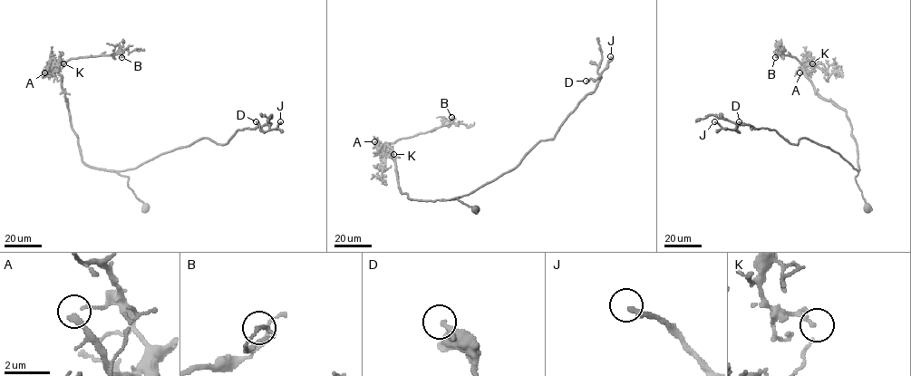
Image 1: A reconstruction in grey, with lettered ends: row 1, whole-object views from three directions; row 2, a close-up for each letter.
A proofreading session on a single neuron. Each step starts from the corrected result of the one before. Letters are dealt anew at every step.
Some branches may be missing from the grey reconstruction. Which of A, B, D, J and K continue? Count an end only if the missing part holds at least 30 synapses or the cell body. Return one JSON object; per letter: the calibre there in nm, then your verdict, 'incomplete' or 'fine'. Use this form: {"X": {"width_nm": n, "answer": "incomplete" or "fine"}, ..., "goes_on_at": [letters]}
{"A": {"width_nm": 200, "answer": "incomplete"}, "B": {"width_nm": 110, "answer": "fine"}, "D": {"width_nm": 320, "answer": "fine"}, "J": {"width_nm": 220, "answer": "incomplete"}, "K": {"width_nm": 100, "answer": "fine"}, "goes_on_at": ["A", "J"]}

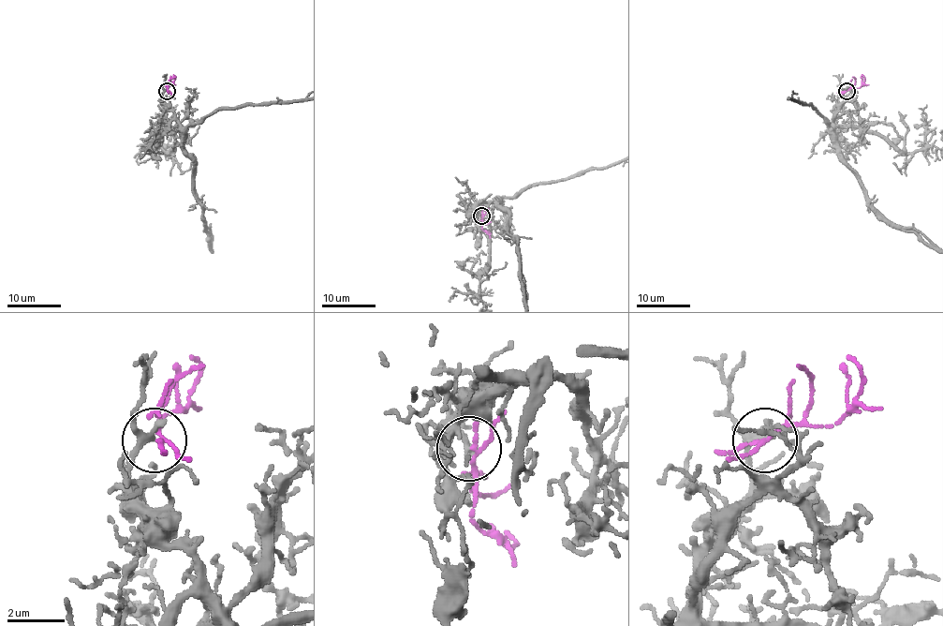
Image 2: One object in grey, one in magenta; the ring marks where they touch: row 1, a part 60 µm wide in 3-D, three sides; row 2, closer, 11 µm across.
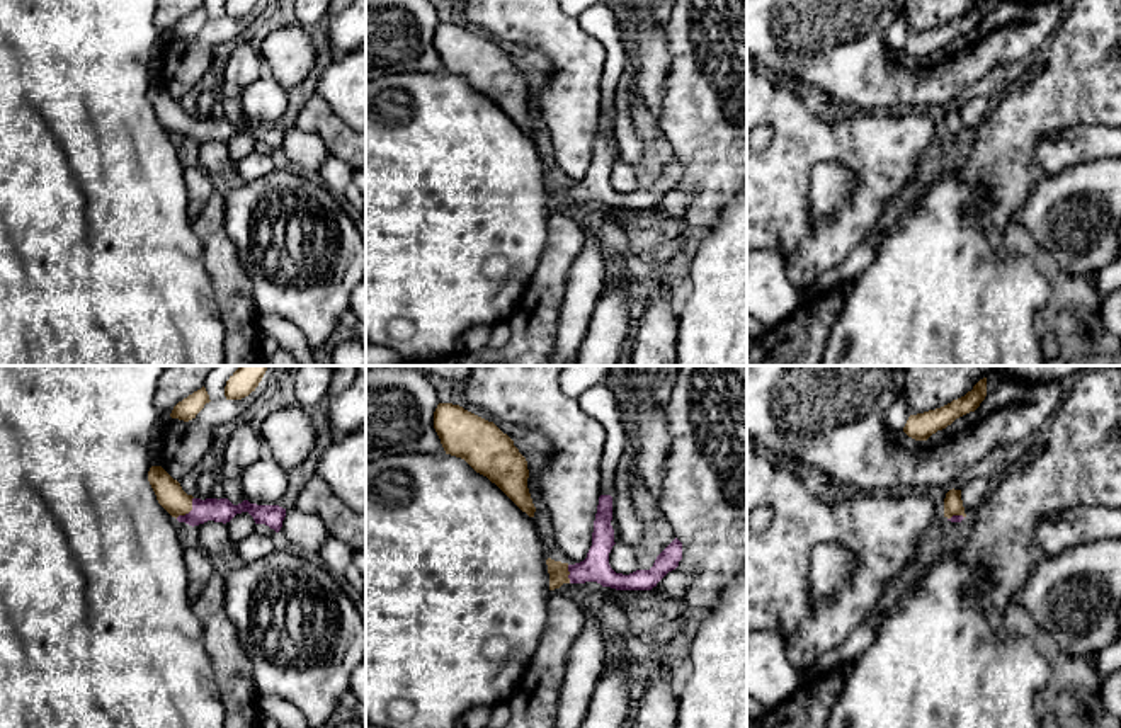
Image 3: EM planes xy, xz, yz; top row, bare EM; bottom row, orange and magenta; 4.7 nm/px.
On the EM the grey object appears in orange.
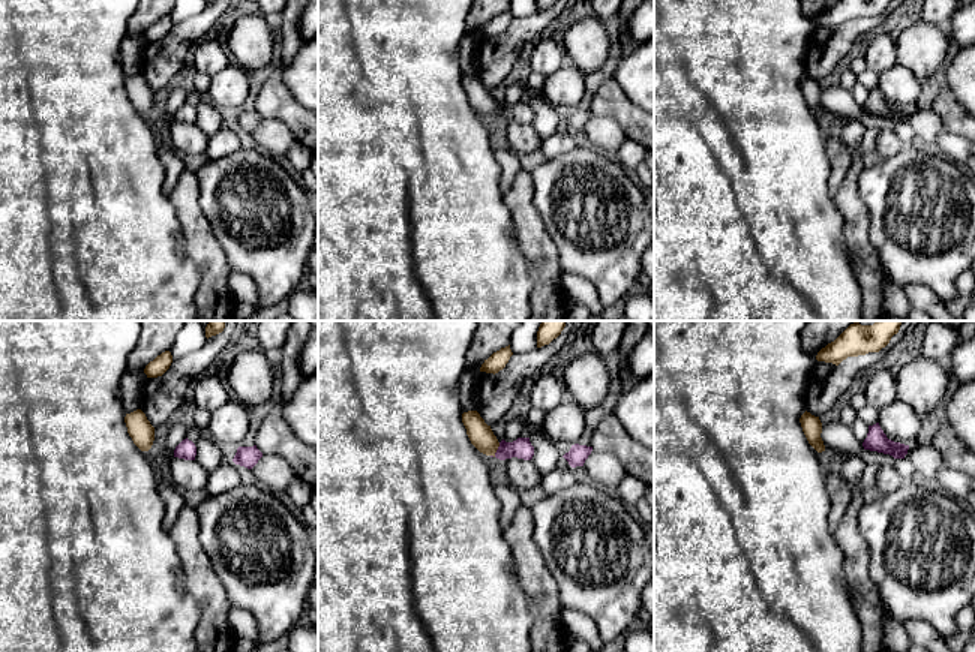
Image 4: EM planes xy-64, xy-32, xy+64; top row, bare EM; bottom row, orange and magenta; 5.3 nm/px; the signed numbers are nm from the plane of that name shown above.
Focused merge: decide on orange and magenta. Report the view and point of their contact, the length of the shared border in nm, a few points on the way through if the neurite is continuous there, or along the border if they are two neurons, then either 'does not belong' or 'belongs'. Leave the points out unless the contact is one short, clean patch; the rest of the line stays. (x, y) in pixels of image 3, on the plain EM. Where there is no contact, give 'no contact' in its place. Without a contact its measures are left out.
contact xy (189, 130); length 130 nm; way xy (169, 111), (189, 130), (223, 130); belongs

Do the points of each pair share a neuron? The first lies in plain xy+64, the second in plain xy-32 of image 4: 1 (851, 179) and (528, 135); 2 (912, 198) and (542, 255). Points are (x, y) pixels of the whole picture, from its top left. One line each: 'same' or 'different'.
1: different
2: different

